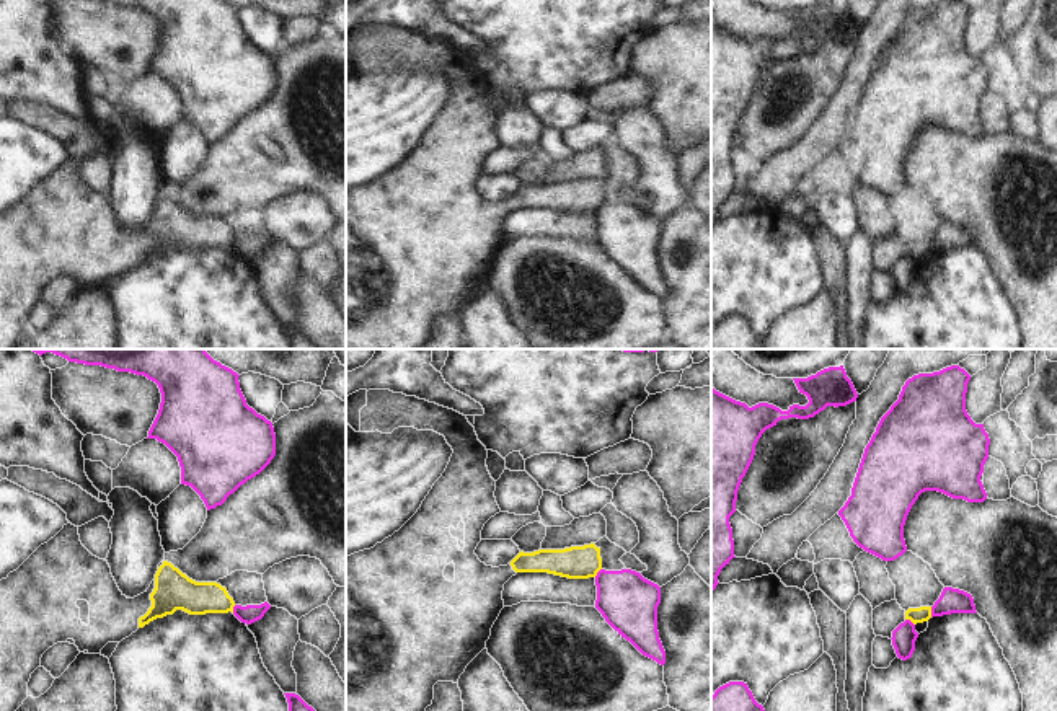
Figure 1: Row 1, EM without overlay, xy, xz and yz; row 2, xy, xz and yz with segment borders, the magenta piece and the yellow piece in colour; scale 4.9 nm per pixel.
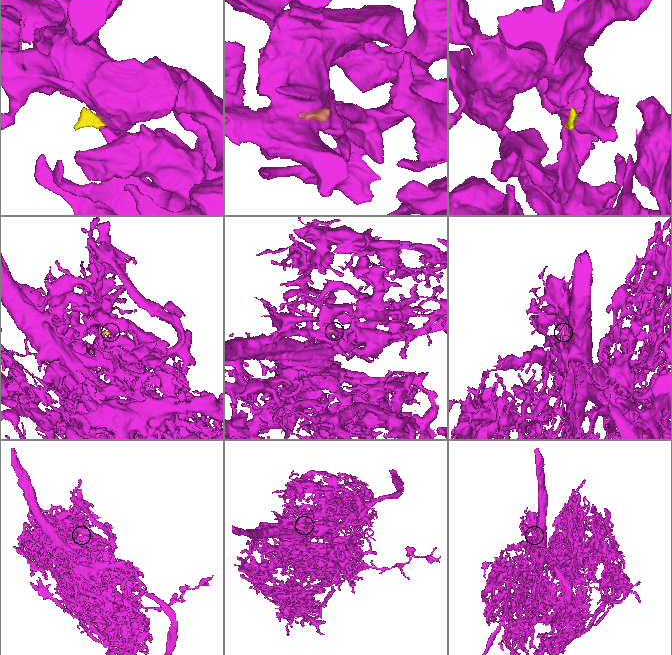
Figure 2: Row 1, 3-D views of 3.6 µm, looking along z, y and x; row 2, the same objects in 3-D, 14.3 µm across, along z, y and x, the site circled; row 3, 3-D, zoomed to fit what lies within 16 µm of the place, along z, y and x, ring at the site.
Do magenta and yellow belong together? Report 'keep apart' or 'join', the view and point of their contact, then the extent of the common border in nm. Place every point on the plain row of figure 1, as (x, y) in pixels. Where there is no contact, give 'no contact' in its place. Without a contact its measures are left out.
keep apart | yz (932, 247) | 60 nm

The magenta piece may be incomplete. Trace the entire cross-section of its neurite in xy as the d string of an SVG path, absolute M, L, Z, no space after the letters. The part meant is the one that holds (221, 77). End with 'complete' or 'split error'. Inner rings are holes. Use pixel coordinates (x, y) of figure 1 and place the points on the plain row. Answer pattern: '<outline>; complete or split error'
M101 0L117 7L144 10L155 16L161 28L158 49L147 73L165 78L181 101L181 119L191 121L204 135L207 145L222 140L248 114L259 109L276 90L272 57L246 39L240 24L238 8L225 0Z; complete

